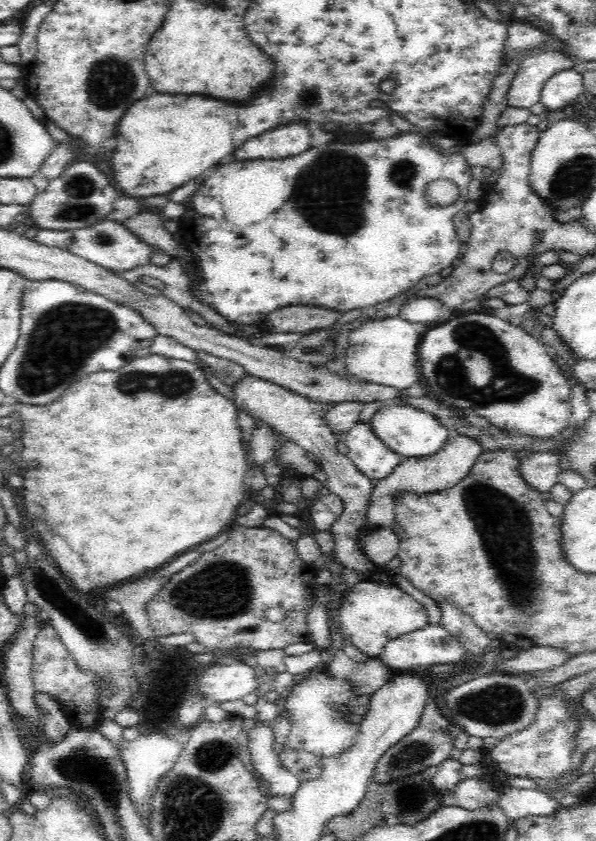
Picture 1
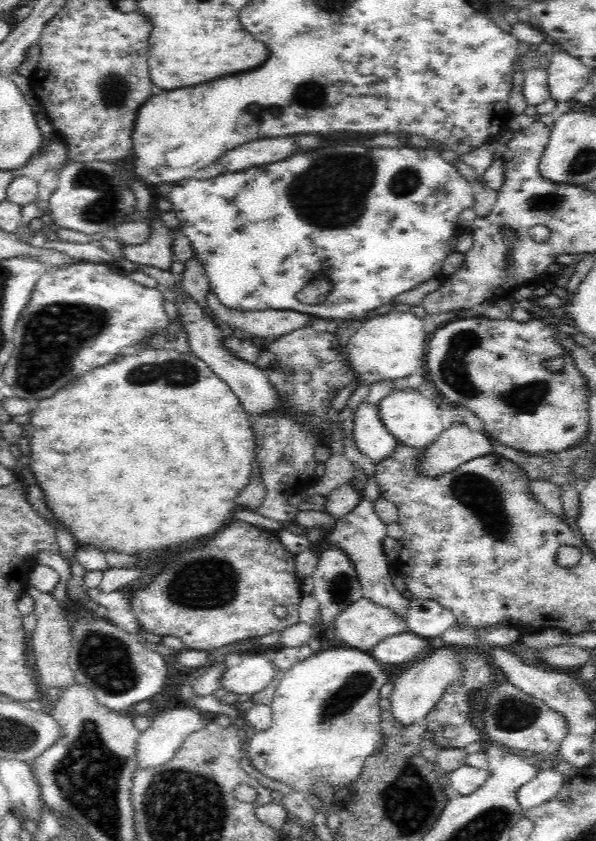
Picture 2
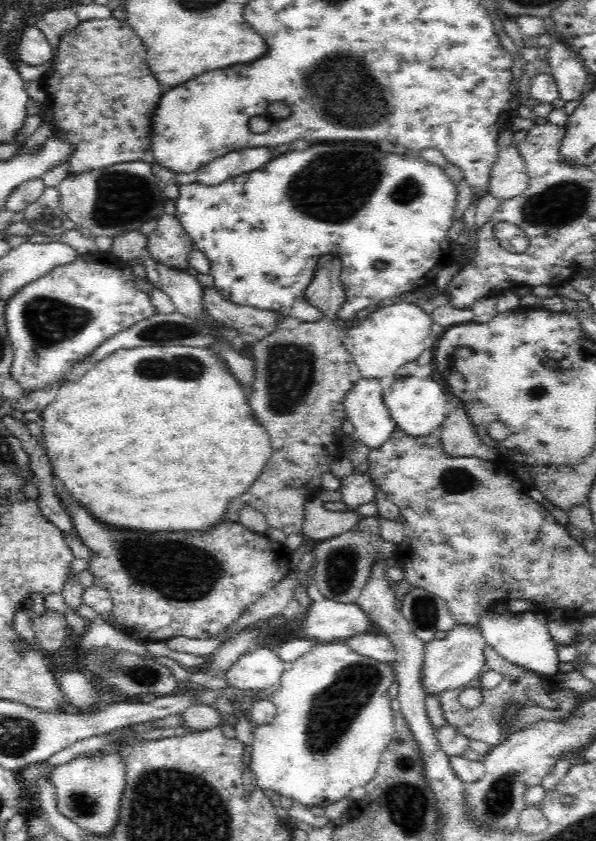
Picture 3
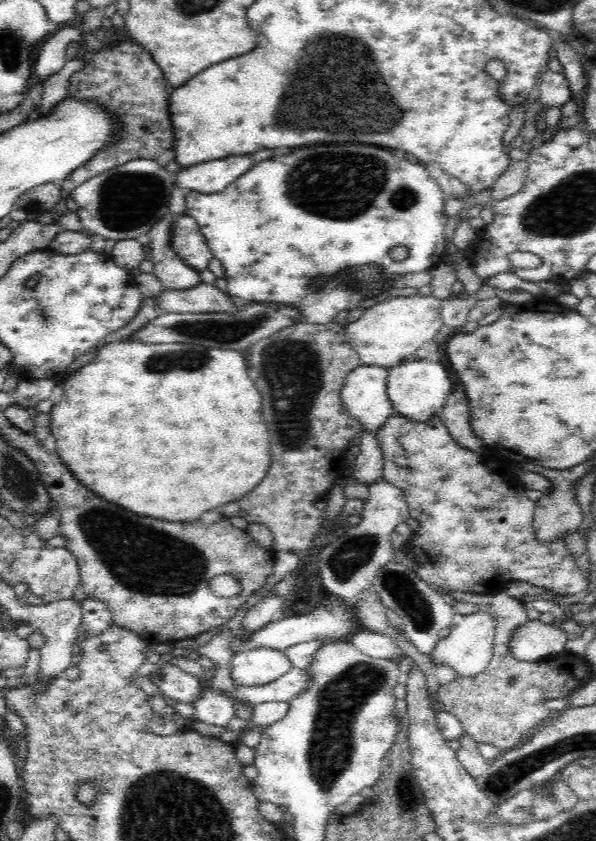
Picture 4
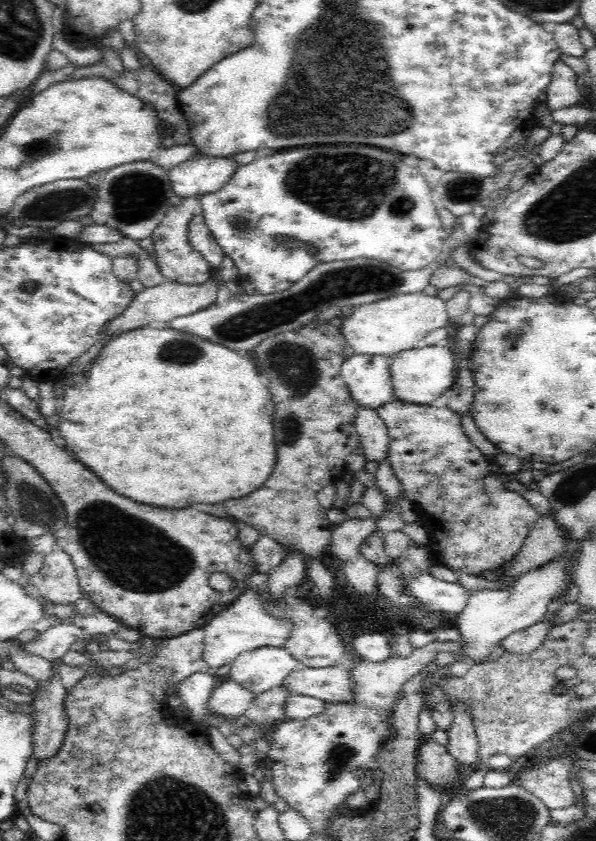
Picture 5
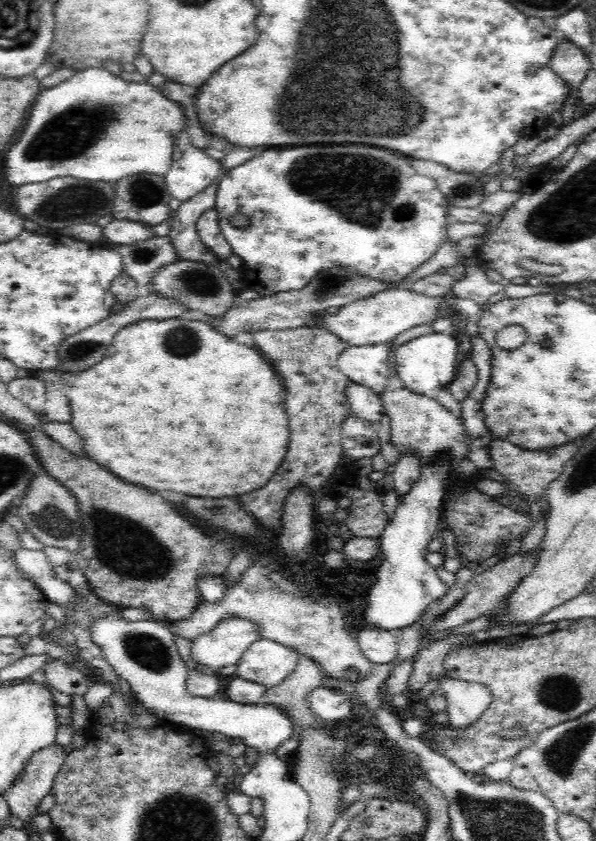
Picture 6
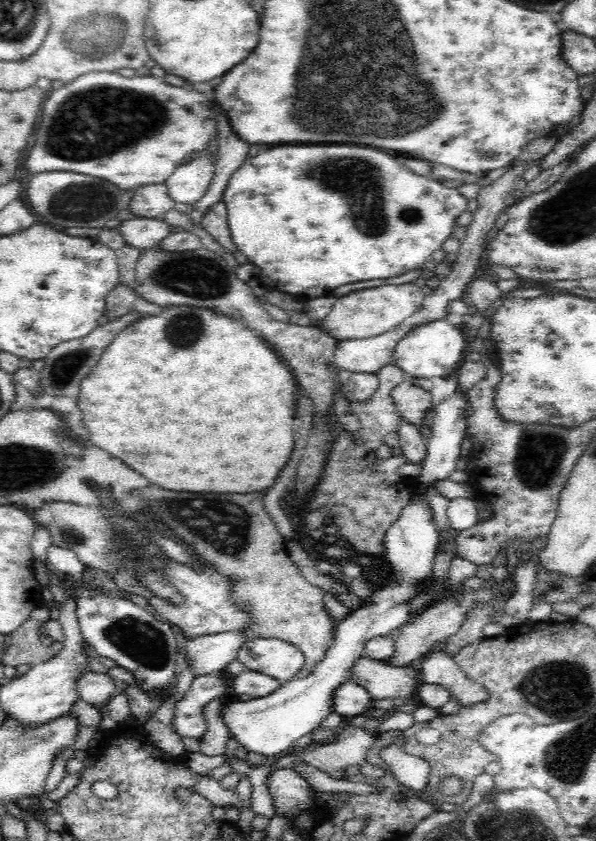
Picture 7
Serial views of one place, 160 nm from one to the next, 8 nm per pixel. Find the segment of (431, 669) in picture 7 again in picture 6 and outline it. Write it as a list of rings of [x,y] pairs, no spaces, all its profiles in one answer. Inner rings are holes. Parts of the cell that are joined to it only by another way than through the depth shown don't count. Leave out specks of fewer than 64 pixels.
[[[440,675],[437,689],[434,691],[447,701],[447,714],[452,728],[465,729],[480,718],[493,702],[490,687],[482,683],[473,683]]]

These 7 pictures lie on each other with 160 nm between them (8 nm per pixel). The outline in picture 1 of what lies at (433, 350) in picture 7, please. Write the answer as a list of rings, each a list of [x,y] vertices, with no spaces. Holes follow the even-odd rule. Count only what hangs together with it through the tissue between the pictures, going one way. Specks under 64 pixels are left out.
[[[408,403],[384,404],[371,420],[374,433],[384,445],[395,453],[407,457],[430,457],[437,453],[448,440],[446,426],[442,425],[432,413],[424,412]]]

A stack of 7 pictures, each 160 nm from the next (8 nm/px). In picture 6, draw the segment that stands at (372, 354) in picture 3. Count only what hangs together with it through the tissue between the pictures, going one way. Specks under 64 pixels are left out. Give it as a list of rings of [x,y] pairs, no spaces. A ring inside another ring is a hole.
[[[409,287],[384,290],[384,292],[345,304],[338,308],[337,312],[326,314],[321,318],[319,325],[352,346],[377,345],[393,341],[398,334],[402,334],[404,330],[413,326],[435,321],[438,316],[443,316],[444,309],[450,308],[467,316],[468,320],[464,328],[466,334],[470,337],[479,335],[478,322],[484,306],[464,298],[444,298],[444,296],[430,298],[430,296],[413,292]]]

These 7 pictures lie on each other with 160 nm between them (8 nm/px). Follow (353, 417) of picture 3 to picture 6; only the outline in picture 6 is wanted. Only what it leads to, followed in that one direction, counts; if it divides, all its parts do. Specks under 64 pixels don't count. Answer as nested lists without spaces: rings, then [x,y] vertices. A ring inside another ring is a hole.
[[[392,341],[377,345],[352,346],[338,357],[339,369],[352,381],[382,394],[390,382],[393,366]]]

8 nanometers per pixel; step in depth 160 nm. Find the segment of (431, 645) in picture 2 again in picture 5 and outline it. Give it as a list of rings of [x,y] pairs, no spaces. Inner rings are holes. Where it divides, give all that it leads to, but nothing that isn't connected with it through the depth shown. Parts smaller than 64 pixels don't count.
[[[385,631],[362,634],[353,640],[354,651],[362,660],[382,663],[395,656],[393,639]]]

